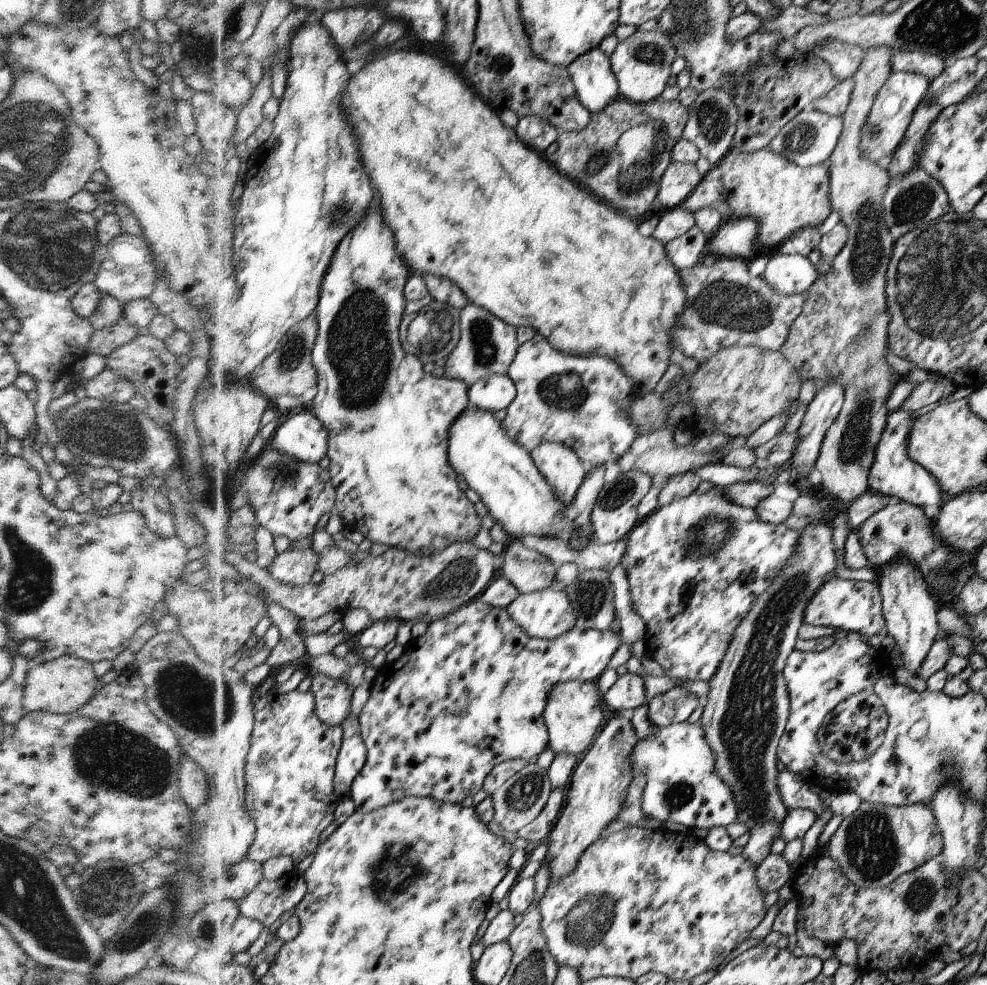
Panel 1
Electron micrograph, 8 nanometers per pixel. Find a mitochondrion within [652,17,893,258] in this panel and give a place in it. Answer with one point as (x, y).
(712, 119)

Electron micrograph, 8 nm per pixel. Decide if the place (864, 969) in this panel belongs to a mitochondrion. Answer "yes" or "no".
no

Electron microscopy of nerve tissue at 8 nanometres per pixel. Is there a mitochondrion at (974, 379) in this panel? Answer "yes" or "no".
no

